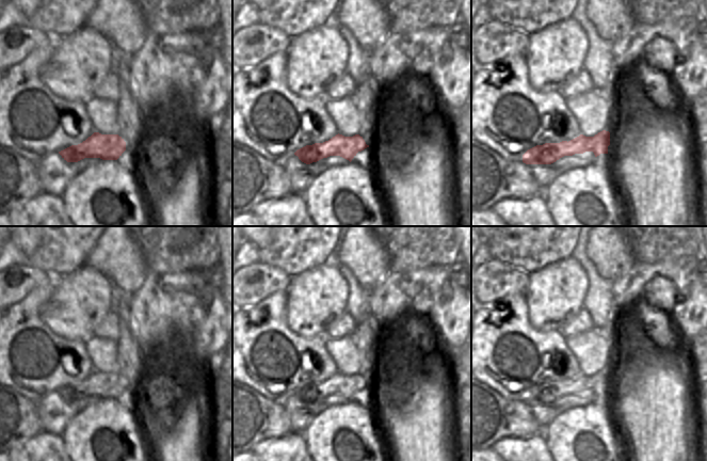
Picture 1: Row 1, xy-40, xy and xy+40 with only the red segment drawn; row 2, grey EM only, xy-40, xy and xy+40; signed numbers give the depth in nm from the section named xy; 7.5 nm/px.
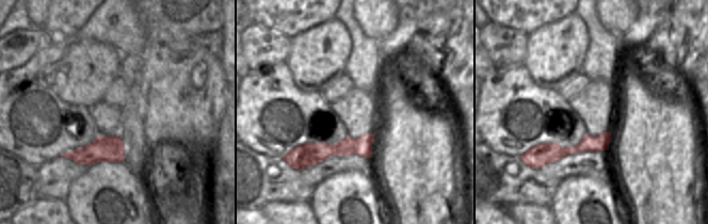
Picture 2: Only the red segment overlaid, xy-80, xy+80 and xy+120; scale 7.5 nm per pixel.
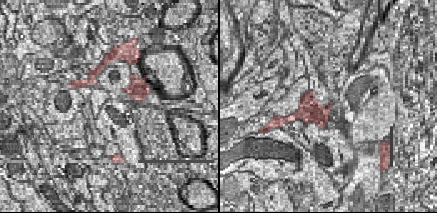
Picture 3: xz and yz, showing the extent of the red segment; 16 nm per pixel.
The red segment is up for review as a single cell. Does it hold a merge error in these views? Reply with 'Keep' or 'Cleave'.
Cleave

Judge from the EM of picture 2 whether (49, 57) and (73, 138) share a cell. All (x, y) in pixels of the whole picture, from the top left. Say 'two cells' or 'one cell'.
one cell

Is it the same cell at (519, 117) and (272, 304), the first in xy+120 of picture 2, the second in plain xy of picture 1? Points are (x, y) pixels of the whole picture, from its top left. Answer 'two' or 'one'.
one

